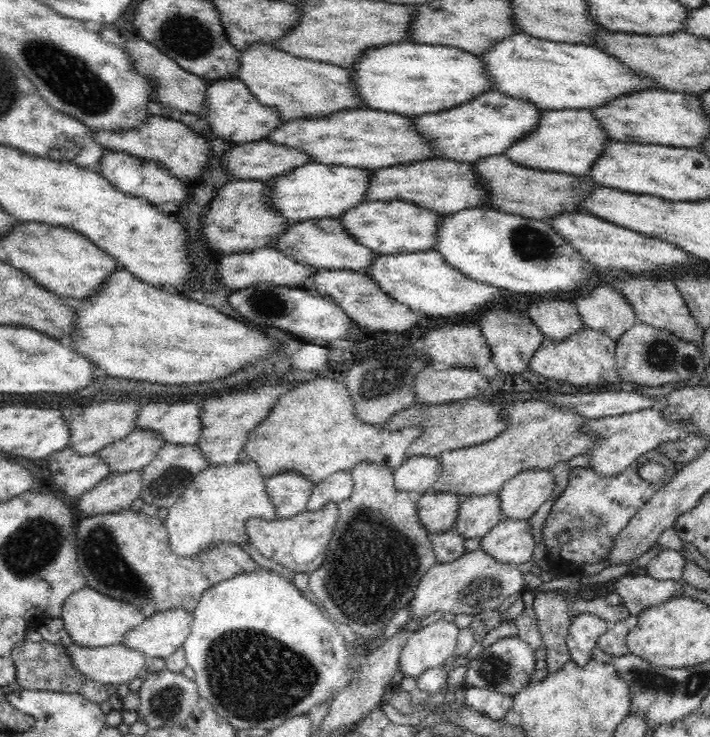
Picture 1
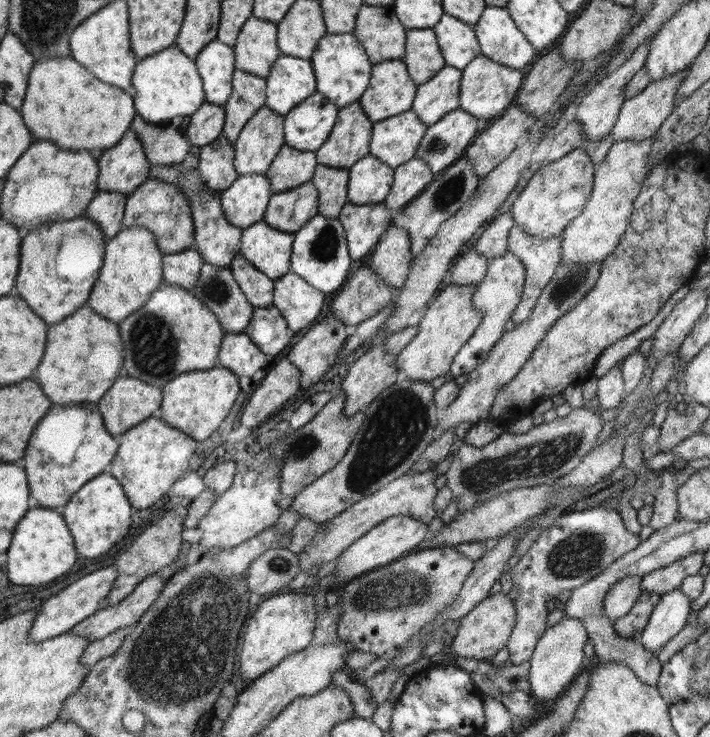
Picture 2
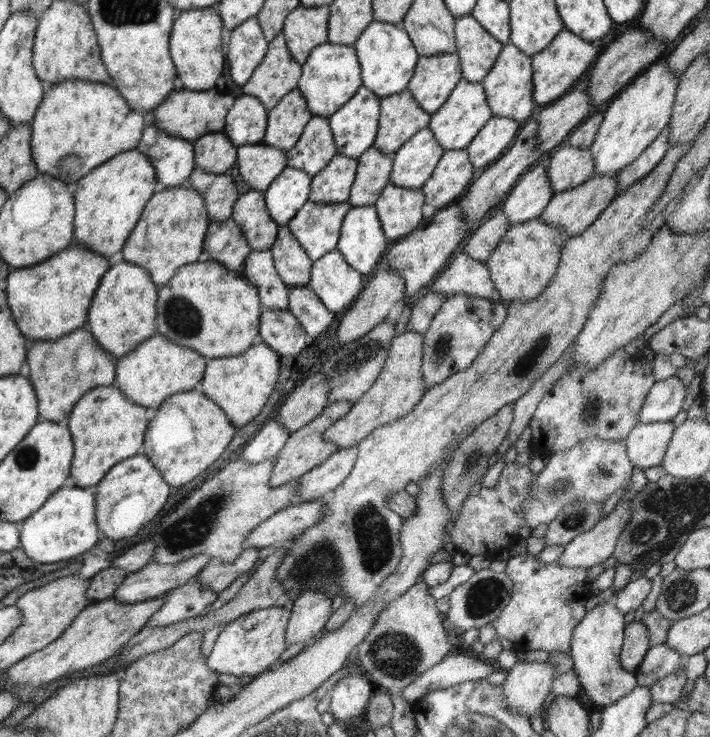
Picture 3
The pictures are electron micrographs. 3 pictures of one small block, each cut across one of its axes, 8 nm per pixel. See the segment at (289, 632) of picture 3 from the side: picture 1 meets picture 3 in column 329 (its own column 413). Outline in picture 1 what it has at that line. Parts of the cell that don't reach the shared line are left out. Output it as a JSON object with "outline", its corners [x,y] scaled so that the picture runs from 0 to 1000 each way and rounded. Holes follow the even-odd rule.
{"outline":[[[677,744],[654,749],[639,763],[617,763],[594,783],[577,820],[577,839],[608,839],[628,830],[673,834],[701,828],[713,811],[741,799],[731,765],[713,765],[687,754]]]}

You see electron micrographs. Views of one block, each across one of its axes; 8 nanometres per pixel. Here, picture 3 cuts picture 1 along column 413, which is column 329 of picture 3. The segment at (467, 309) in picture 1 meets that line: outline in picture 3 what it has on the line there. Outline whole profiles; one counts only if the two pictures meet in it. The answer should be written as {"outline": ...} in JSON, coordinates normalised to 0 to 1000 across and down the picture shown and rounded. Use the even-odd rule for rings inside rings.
{"outline":[[[472,339],[441,354],[431,388],[451,403],[465,423],[473,425],[494,415],[515,381],[517,377]]]}

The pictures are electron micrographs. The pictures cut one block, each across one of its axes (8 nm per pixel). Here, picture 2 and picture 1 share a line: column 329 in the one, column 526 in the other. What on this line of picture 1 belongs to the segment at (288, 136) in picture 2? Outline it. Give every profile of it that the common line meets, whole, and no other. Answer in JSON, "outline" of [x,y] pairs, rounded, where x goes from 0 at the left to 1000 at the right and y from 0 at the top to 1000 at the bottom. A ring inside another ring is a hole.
{"outline":[[[704,123],[682,125],[662,138],[615,155],[580,159],[592,183],[606,189],[623,214],[665,221],[685,212],[710,209],[721,195],[761,172],[765,155],[749,137],[724,133]]]}

